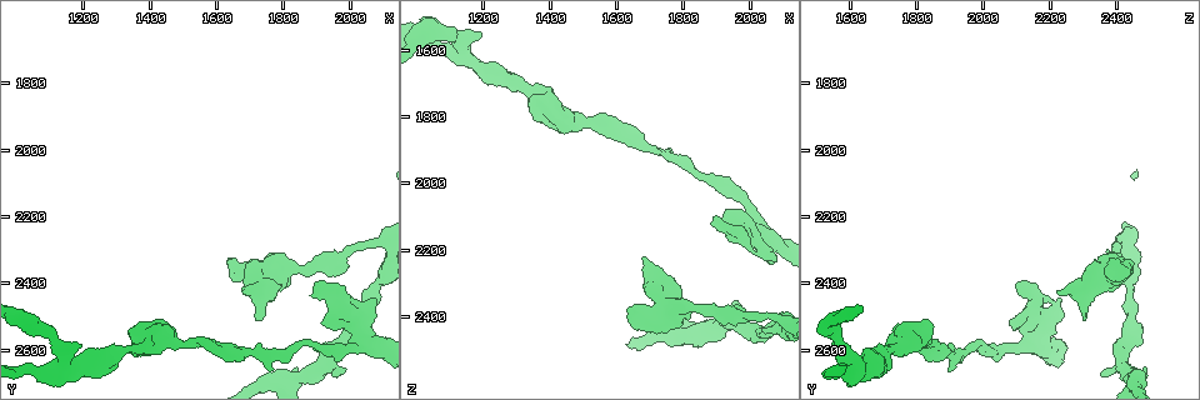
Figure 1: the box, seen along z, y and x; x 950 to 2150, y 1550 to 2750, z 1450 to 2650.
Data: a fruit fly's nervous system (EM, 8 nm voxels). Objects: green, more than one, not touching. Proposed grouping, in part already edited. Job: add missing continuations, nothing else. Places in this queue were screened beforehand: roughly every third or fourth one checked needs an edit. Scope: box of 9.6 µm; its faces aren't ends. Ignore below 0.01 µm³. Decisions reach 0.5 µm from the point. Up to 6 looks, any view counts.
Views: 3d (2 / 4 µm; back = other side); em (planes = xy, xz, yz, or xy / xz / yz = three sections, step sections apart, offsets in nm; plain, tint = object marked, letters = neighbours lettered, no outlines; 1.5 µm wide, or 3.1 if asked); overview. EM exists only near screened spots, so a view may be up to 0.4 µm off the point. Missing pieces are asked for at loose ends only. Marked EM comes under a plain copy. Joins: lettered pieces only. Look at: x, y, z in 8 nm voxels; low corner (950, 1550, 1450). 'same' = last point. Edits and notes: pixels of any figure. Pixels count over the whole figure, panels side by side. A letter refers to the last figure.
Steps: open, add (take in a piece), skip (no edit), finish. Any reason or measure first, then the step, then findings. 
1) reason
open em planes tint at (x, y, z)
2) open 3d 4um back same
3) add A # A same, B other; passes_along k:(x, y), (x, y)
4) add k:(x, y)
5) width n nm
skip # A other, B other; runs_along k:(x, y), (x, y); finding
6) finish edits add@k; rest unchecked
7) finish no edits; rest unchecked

an open end
open em xz step 8 letters at (1700, 2340, 2440)

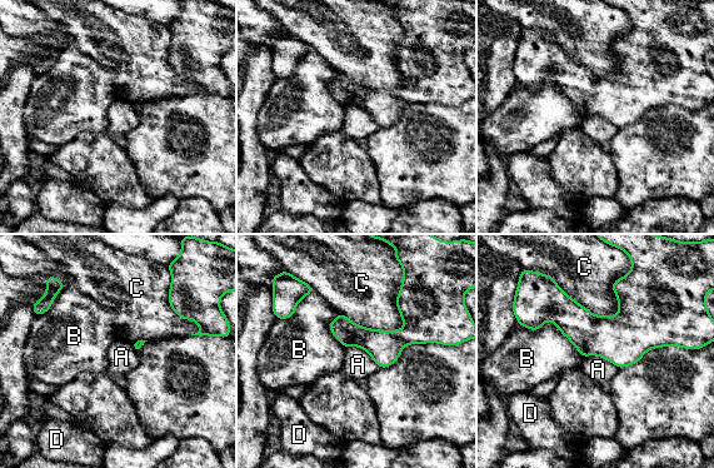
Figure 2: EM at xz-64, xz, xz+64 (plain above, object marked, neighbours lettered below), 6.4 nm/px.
longest_contact C 480 nm
skip # A other, B other, C other, D other; border 2:(345, 348), (363, 348), (379, 367); none of them fits

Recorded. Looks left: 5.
branch stops here
open em planes letters at (1900, 2450, 2120)

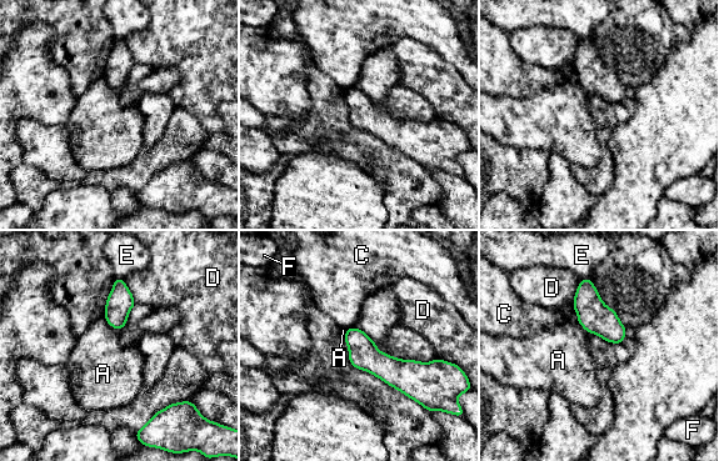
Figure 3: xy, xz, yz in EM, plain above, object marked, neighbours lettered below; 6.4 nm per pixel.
skip # A other, C other, D other, E other, F other; border 3:(104, 317), (111, 326), (120, 330); none of them fits

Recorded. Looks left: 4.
open em xz step 8 tint at (1730, 2510, 2310)

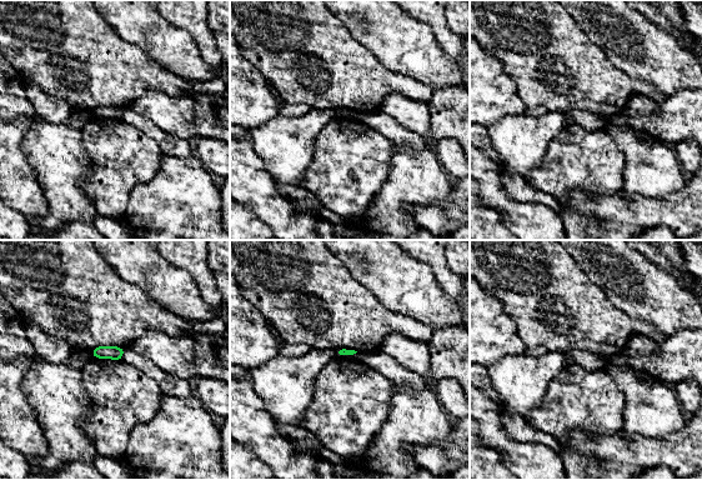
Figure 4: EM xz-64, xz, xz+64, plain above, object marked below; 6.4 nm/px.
open em planes letters same

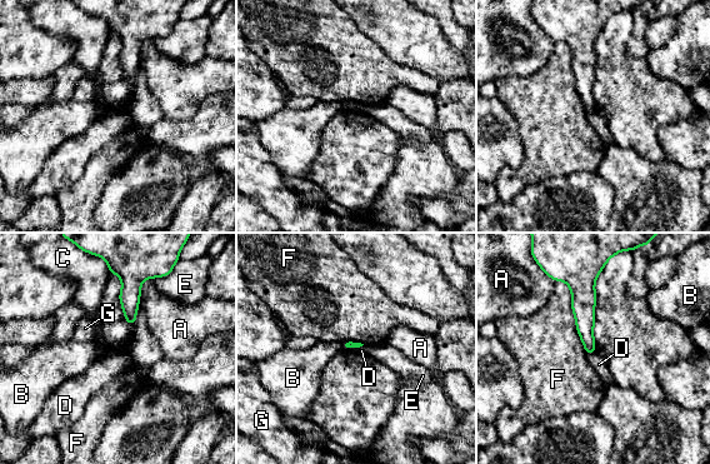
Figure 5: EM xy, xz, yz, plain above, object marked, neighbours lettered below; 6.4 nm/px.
skip # A other, B other, C other, D other, E other, F other, G other; border 5:(363, 344), (344, 349); none of them fits

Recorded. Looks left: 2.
finish no edits; rest unchecked

